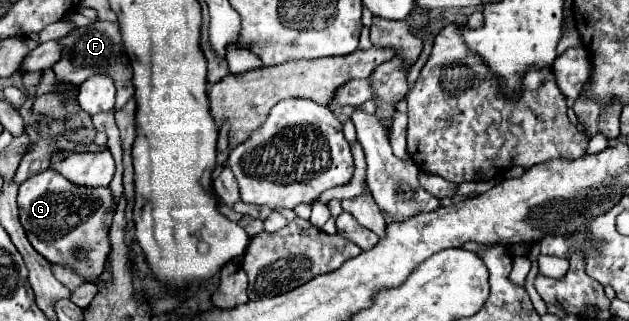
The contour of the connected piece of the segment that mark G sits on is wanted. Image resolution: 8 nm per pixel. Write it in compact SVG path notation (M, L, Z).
M48 168L28 178L18 190L20 222L30 244L48 260L74 268L90 282L98 282L104 260L110 254L108 230L112 224L112 196L108 188L82 188Z

